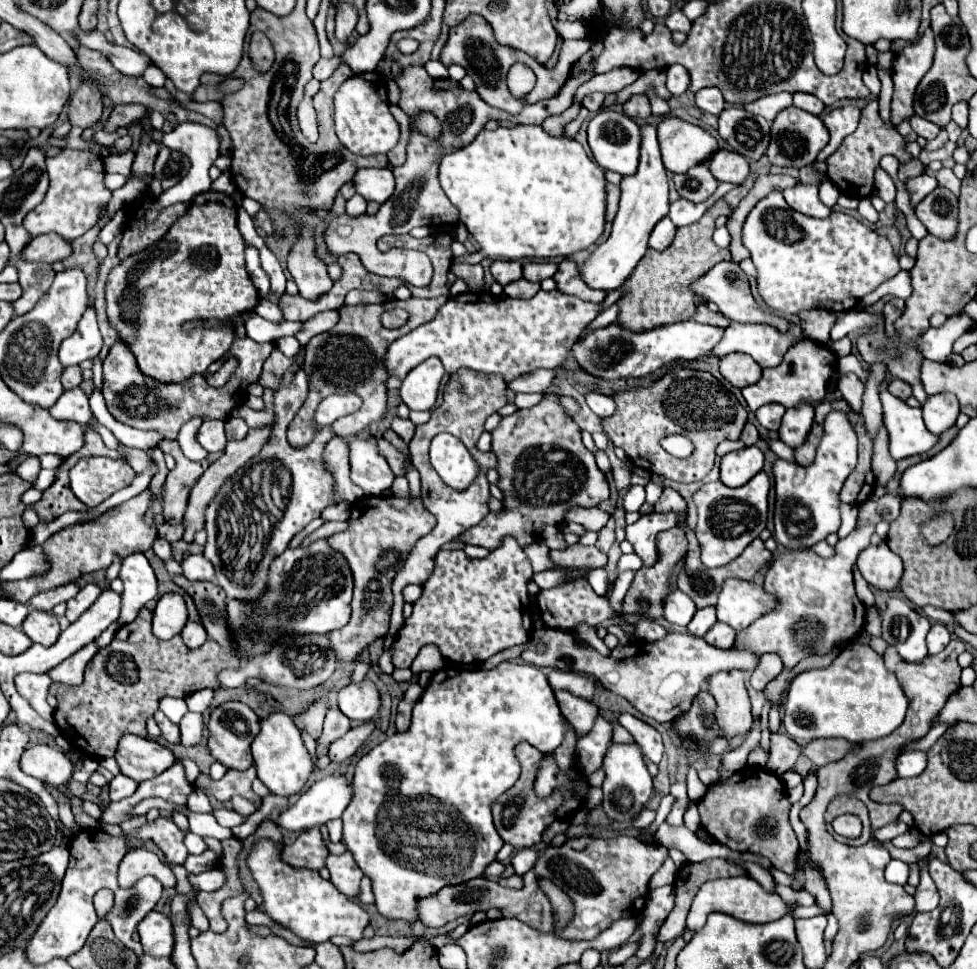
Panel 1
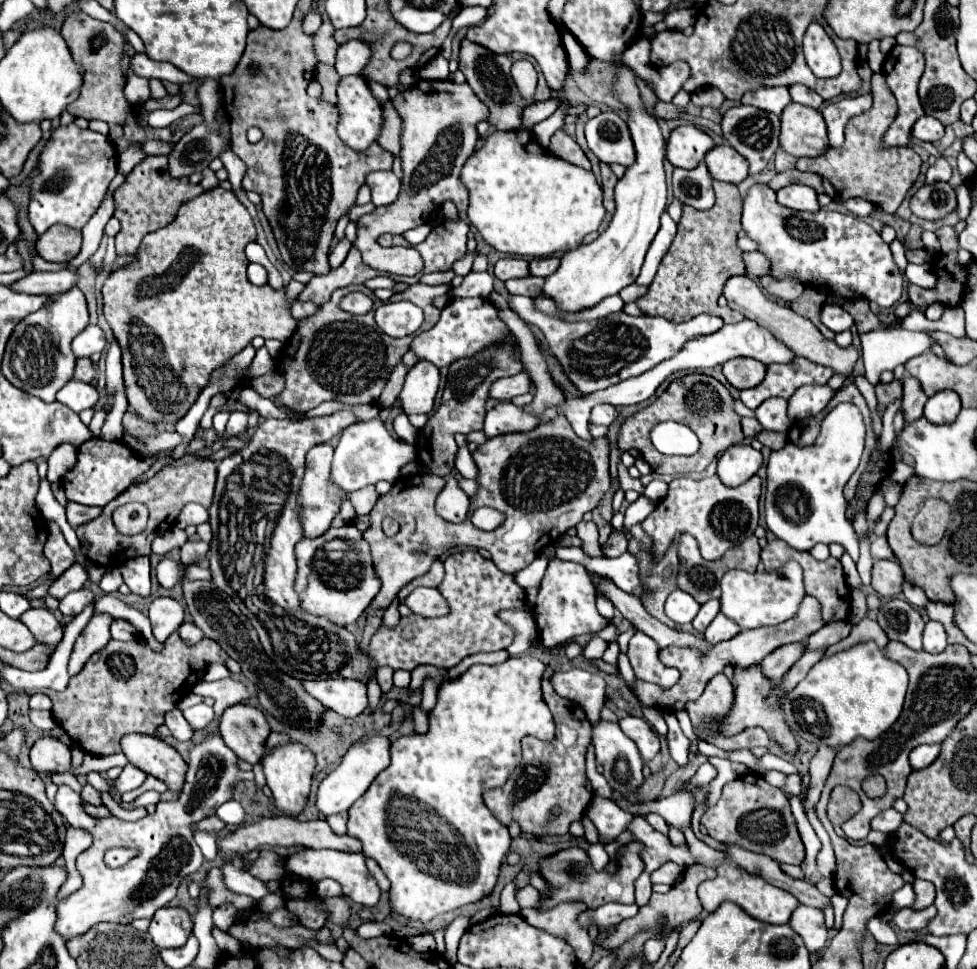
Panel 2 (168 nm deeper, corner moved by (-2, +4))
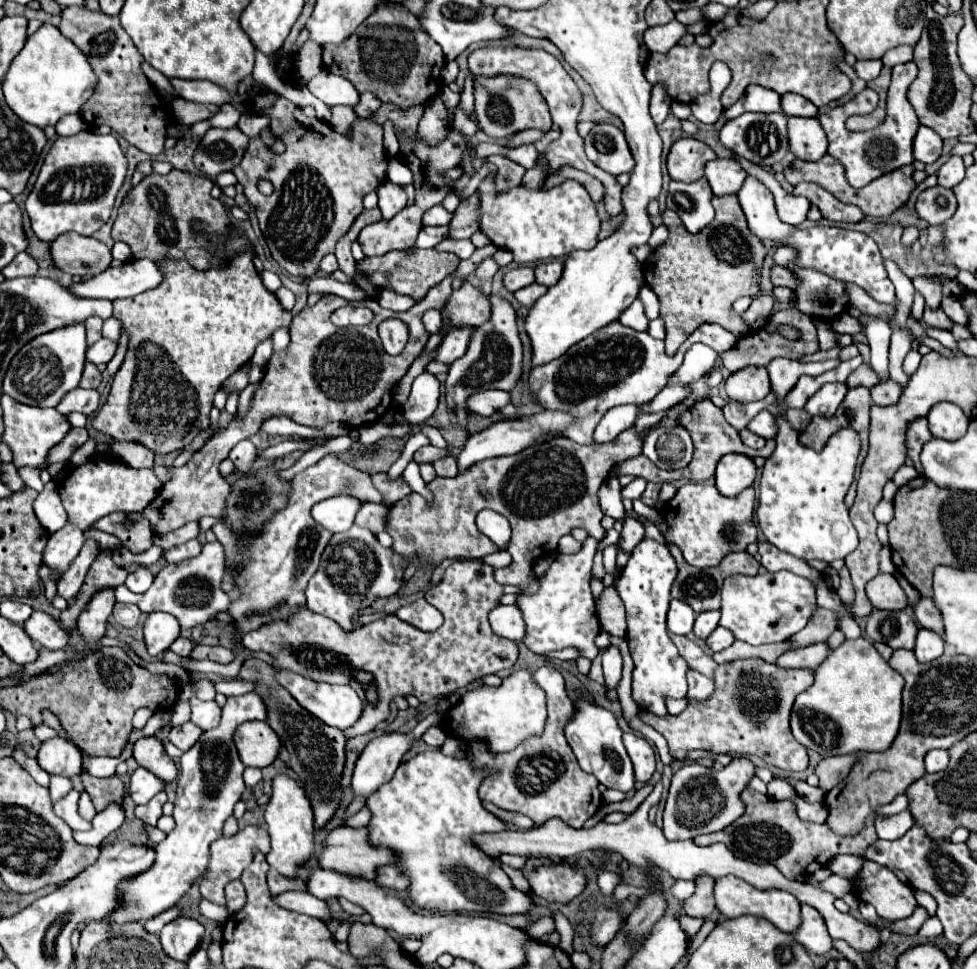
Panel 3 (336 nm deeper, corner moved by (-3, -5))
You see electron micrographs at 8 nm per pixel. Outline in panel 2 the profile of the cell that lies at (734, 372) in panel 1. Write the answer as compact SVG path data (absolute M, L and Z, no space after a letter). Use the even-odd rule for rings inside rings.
M734 358L724 364L724 376L736 390L756 388L766 376L766 366L752 358Z

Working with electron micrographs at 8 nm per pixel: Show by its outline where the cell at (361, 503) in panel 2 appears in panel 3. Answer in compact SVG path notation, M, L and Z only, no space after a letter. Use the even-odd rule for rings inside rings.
M373 473L371 481L375 485L375 489L383 495L383 503L389 507L393 505L397 499L401 499L403 495L409 495L411 489L405 485L405 481L399 477L395 481L389 481L385 473Z

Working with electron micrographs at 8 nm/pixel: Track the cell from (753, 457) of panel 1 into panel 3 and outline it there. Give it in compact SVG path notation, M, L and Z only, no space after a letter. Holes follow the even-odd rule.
M727 453L717 463L717 489L725 497L737 497L743 489L751 487L757 475L757 467L751 457L741 453Z

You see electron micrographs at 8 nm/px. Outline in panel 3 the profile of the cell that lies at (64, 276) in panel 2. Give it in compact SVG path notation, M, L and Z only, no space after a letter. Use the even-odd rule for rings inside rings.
M131 259L119 267L107 267L91 279L73 283L69 289L81 299L123 299L153 289L161 283L161 273L151 259Z

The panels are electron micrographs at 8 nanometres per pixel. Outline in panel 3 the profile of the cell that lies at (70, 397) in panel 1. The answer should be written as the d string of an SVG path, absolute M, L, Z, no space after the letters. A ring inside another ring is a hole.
M73 389L65 395L65 399L61 399L61 403L57 405L57 411L61 415L69 415L73 411L79 411L83 415L91 415L99 409L99 393L97 391L87 391L87 389Z

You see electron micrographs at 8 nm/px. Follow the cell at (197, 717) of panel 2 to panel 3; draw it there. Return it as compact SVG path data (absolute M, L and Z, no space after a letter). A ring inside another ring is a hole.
M198 698L191 699L191 723L195 723L197 727L201 727L203 731L217 727L221 717L221 709L217 707L215 701L203 703Z

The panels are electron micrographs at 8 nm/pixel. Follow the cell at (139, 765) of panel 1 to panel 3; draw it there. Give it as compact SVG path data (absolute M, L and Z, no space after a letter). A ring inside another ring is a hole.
M143 737L133 747L133 757L139 767L151 771L165 783L171 783L177 777L175 761L165 753L163 743L157 737Z

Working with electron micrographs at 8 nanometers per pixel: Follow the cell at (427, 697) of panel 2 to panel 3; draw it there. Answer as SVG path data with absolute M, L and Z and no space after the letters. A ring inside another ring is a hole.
M431 713L431 715L427 715L423 721L419 721L417 727L415 727L411 733L407 733L407 735L395 735L395 733L389 733L389 735L381 735L381 737L371 739L371 741L367 743L367 747L363 749L363 753L359 755L359 759L357 759L357 763L355 763L355 769L353 769L353 777L351 777L353 799L355 799L355 797L363 797L363 799L367 799L367 797L373 795L383 783L391 781L395 769L399 767L403 755L409 751L411 743L413 743L417 737L421 737L431 725L437 725L437 723L439 723L439 715L437 715L437 713Z

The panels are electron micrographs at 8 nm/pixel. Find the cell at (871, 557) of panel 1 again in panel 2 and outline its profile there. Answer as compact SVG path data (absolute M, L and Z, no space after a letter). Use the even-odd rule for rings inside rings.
M878 560L872 568L872 588L878 596L894 598L902 592L902 568L890 560Z

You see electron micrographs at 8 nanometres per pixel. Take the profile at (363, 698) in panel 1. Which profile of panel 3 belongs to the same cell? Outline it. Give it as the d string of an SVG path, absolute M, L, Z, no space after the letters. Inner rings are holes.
M279 671L277 681L313 715L317 715L321 721L325 721L331 727L337 729L349 729L353 727L363 713L363 703L359 695L349 685L329 685L329 683L317 683L311 679L305 679L303 675L293 675L291 671Z

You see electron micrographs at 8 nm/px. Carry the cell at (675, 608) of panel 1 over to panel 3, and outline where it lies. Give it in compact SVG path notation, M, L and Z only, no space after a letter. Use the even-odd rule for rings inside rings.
M671 599L671 607L667 613L667 629L677 635L689 635L695 623L695 611L685 603Z

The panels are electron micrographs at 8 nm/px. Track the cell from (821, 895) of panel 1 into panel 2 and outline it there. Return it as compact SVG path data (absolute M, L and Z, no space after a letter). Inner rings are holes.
M820 746L816 756L810 760L810 786L808 786L808 792L806 792L804 806L816 806L816 802L820 800L822 784L826 784L826 780L828 780L834 756L836 756L834 748Z

